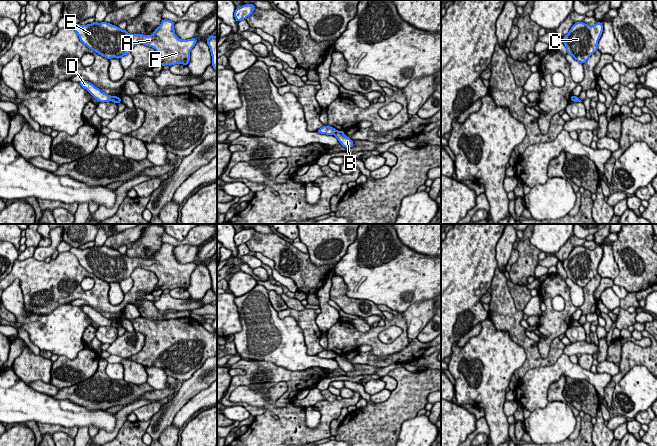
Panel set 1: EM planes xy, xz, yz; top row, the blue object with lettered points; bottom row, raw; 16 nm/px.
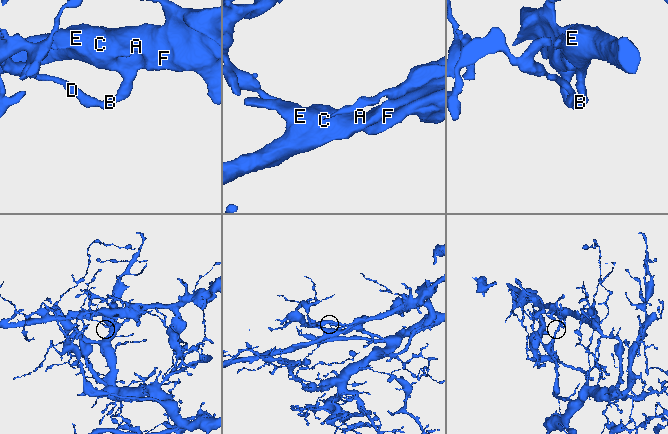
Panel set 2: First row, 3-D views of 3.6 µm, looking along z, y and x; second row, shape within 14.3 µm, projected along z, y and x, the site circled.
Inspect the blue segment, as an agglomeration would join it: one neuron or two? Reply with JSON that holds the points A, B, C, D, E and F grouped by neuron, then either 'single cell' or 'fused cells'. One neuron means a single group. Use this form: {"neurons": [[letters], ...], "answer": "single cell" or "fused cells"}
{"neurons": [["A", "B", "C", "E", "F"], ["D"]], "answer": "fused cells"}

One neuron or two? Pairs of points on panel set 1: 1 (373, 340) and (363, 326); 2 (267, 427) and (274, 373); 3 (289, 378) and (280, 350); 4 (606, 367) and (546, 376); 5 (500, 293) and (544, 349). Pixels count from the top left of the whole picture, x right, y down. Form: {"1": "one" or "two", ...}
{"1": "two", "2": "two", "3": "two", "4": "two", "5": "two"}

